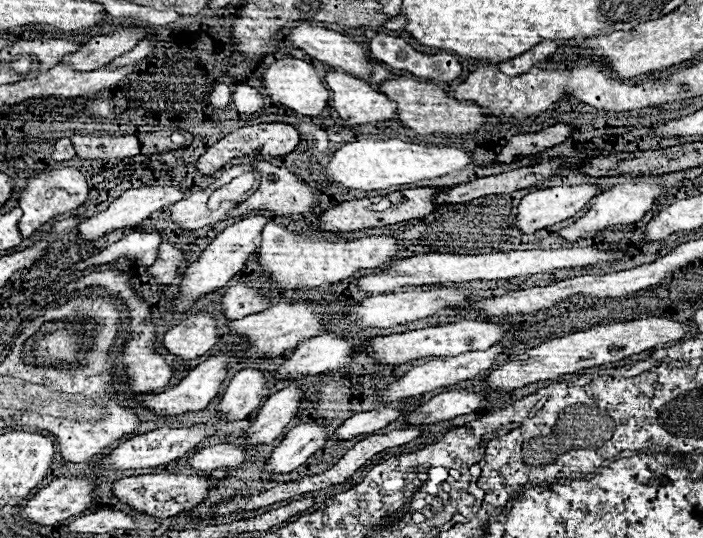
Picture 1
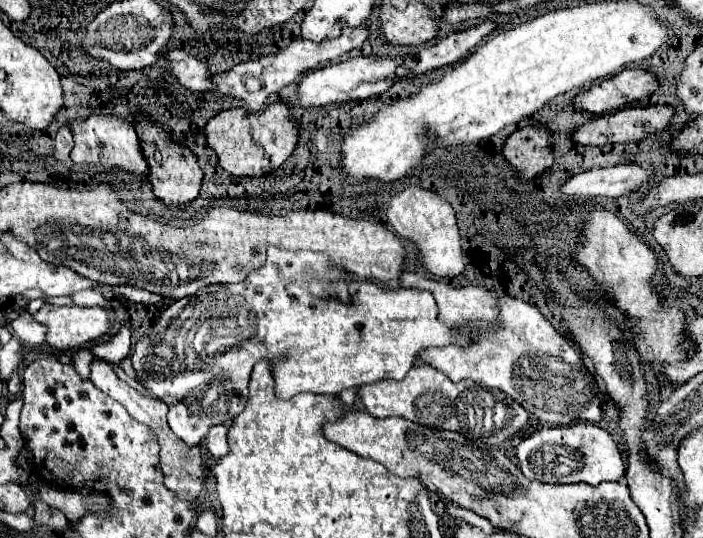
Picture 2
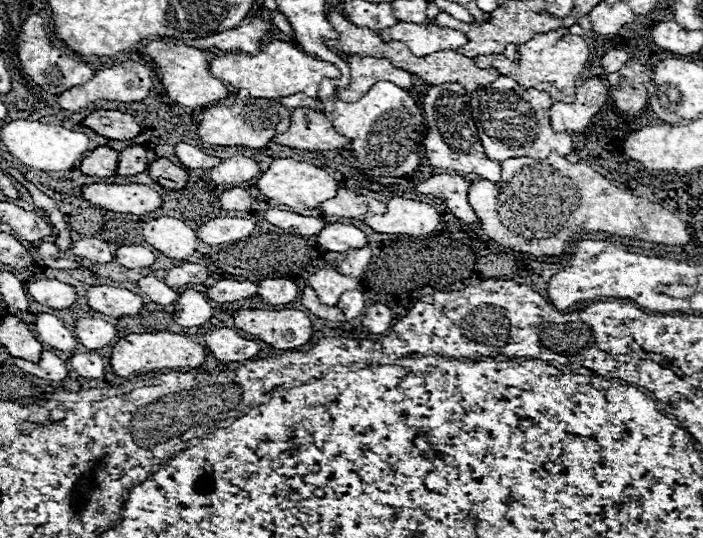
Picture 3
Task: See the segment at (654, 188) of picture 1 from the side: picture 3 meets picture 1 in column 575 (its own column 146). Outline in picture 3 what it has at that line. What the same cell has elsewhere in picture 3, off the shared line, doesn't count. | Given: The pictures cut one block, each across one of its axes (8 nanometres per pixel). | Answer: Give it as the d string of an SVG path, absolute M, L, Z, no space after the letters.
M168 216L146 222L142 236L152 248L174 260L188 260L198 246L196 232L182 220Z

